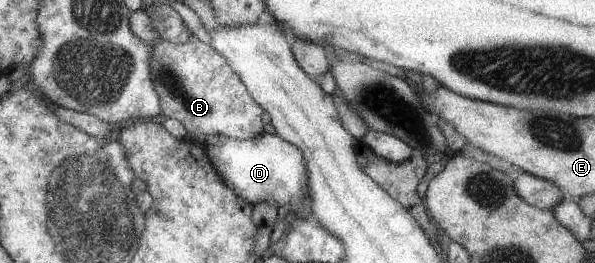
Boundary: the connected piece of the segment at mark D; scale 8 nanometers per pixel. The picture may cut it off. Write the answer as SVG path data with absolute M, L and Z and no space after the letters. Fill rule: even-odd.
M262 133L259 137L249 138L248 140L238 140L235 138L226 138L219 135L189 135L191 140L197 140L200 144L204 145L206 153L208 154L209 161L216 168L216 172L225 181L225 185L237 197L243 198L250 204L255 205L259 202L268 204L275 204L276 207L281 207L285 204L290 205L288 212L292 211L295 217L300 215L302 209L300 208L299 201L307 200L310 204L308 195L308 170L304 162L304 156L297 149L296 145L285 141L283 138L275 134Z

